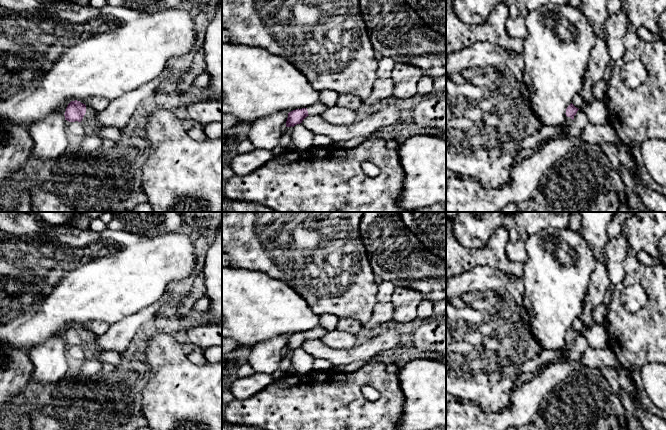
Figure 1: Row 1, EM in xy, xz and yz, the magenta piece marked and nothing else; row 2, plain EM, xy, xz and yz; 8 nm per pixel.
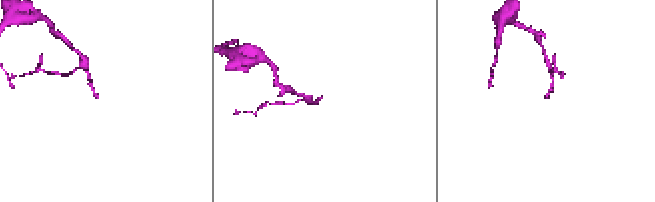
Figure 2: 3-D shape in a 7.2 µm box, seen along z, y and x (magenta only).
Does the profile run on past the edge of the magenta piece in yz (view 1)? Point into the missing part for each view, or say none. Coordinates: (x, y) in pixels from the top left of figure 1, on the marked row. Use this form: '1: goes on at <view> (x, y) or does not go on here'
1: goes on at yz (568, 121)

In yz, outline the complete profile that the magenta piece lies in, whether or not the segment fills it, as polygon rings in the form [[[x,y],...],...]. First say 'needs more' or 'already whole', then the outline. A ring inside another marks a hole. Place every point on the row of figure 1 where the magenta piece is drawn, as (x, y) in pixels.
needs more | [[[572,103],[567,107],[566,113],[565,113],[566,114],[566,120],[564,122],[564,124],[566,126],[569,126],[572,123],[574,116],[576,115],[578,110],[579,109],[576,108]]]

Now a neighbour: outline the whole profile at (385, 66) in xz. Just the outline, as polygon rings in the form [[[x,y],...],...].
[[[383,57],[378,62],[377,79],[390,79],[395,62],[389,57]]]

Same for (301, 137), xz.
[[[300,123],[293,127],[291,142],[297,150],[307,150],[313,146],[313,137],[314,133]]]

